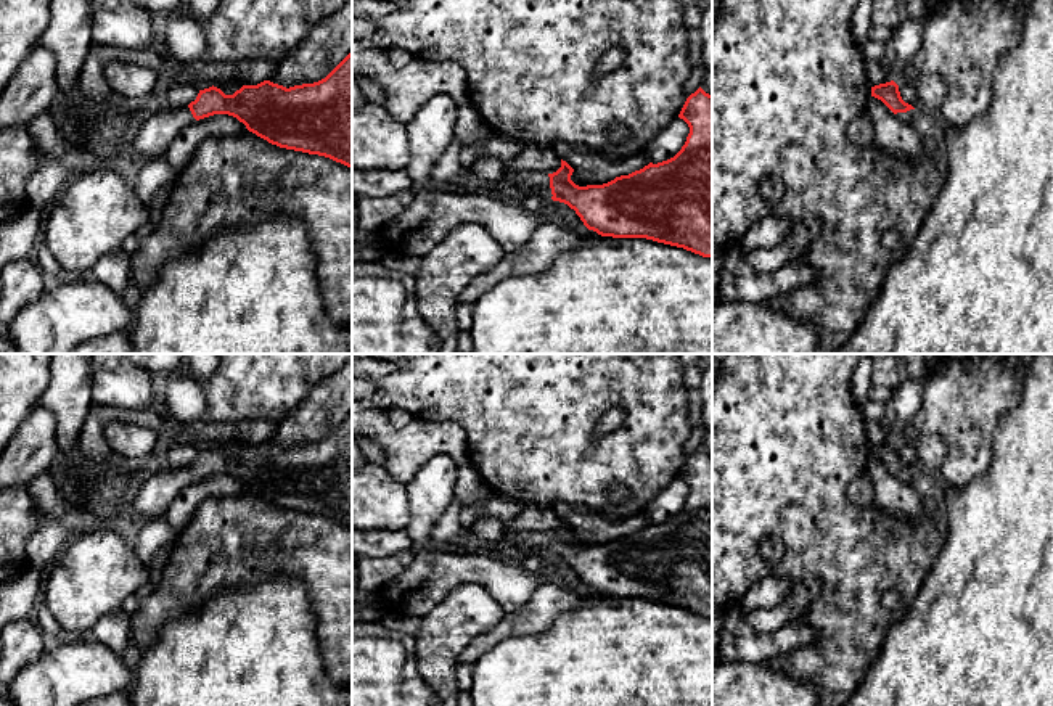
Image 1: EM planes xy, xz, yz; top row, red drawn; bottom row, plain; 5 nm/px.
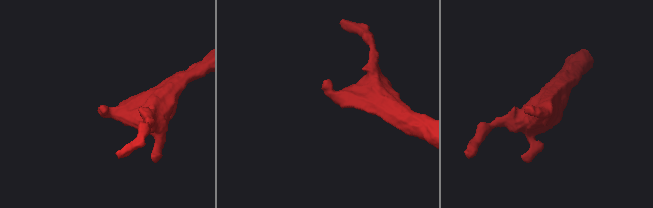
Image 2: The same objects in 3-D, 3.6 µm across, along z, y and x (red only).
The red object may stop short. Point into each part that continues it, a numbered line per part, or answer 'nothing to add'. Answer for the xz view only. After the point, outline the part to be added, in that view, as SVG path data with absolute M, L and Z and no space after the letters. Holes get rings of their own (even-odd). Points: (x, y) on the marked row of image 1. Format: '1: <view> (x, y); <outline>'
1: xz (523, 182); M518 172L506 174L506 179L518 196L526 193L539 193L540 196L551 199L550 177L547 172Z

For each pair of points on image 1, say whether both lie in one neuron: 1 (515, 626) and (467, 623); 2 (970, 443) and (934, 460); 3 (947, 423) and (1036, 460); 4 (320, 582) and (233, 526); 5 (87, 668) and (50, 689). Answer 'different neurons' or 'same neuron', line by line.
1: different neurons
2: different neurons
3: different neurons
4: same neuron
5: same neuron

